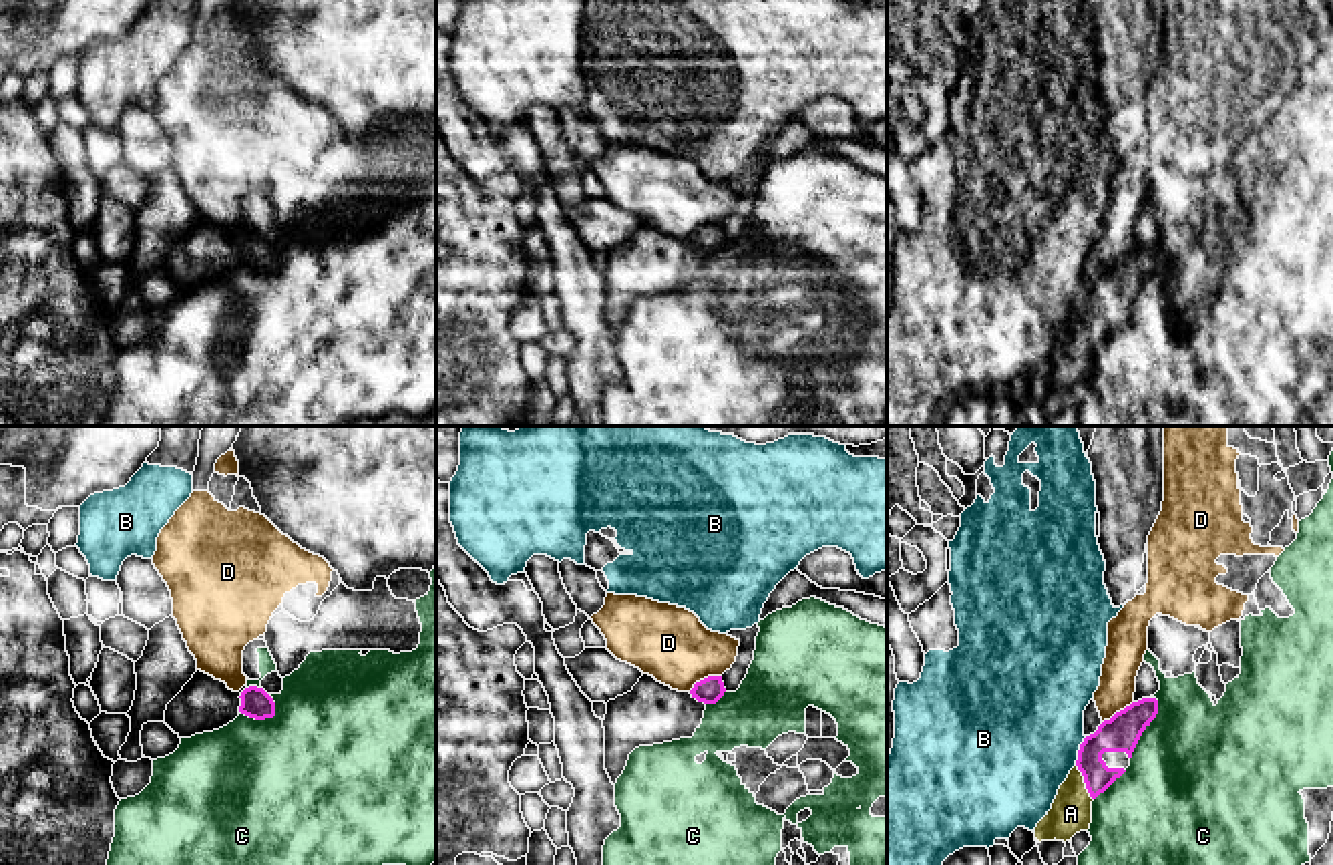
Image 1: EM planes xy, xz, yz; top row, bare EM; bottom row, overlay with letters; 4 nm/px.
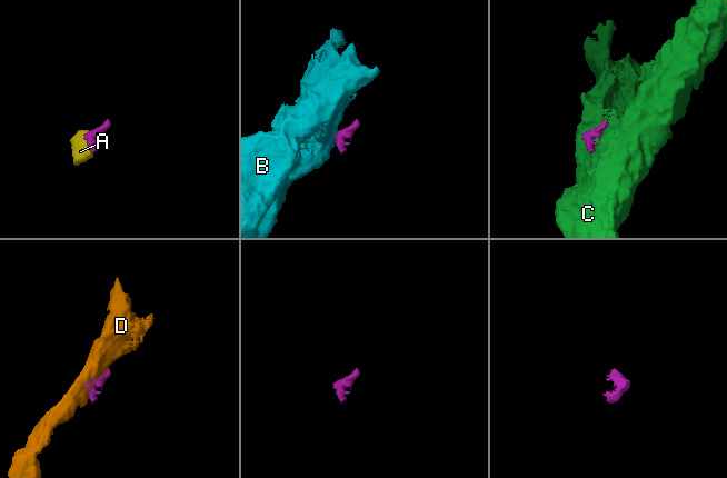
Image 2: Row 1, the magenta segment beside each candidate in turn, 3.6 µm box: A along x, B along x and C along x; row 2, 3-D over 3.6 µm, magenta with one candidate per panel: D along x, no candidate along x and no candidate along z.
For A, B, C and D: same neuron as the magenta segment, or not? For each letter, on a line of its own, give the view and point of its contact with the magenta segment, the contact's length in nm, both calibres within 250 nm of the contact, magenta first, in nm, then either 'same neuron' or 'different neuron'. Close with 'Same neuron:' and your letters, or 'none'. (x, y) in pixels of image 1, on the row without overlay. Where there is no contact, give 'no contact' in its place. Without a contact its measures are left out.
A: contact yz (1084, 330); length 160 nm; calibres 150 and 160 nm; same neuron
B: contact yz (1078, 300); length 130 nm; calibres 150 and 500 nm; different neuron
C: contact yz (1145, 278); length 280 nm; calibres 150 and 500 nm; different neuron
D: contact xz (704, 228); length 150 nm; calibres 110 and 300 nm; different neuron
Same neuron: A

